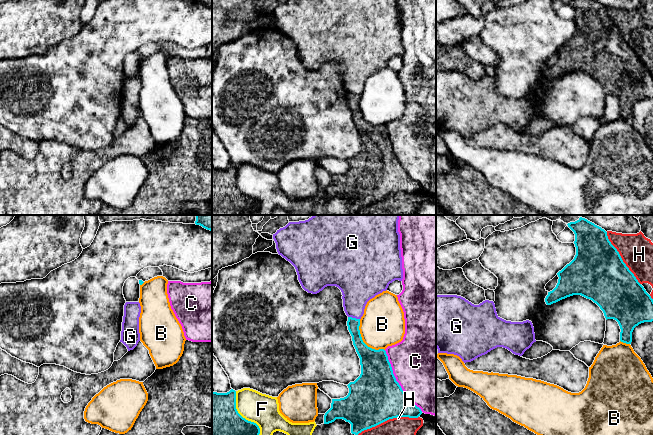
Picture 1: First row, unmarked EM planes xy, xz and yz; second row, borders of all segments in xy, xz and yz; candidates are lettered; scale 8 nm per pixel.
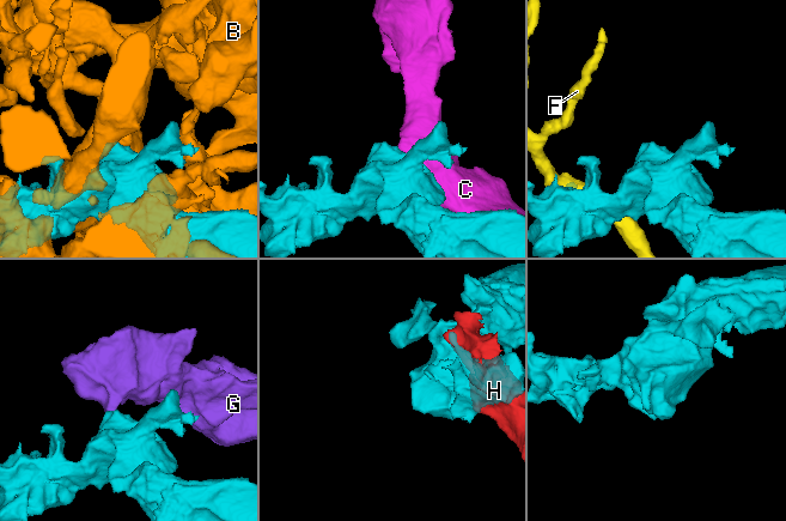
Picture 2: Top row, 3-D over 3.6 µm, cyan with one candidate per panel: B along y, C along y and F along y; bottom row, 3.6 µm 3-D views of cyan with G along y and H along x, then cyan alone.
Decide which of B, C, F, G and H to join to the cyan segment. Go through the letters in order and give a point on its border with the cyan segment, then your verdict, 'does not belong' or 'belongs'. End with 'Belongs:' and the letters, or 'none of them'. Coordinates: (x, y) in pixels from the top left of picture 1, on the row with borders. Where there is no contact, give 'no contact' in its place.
B: contact xz (362, 341); does not belong
C: contact xz (396, 381); does not belong
F: contact xz (241, 416); does not belong
G: contact xz (354, 318); does not belong
H: contact xz (387, 419); does not belong
Belongs: none of them

